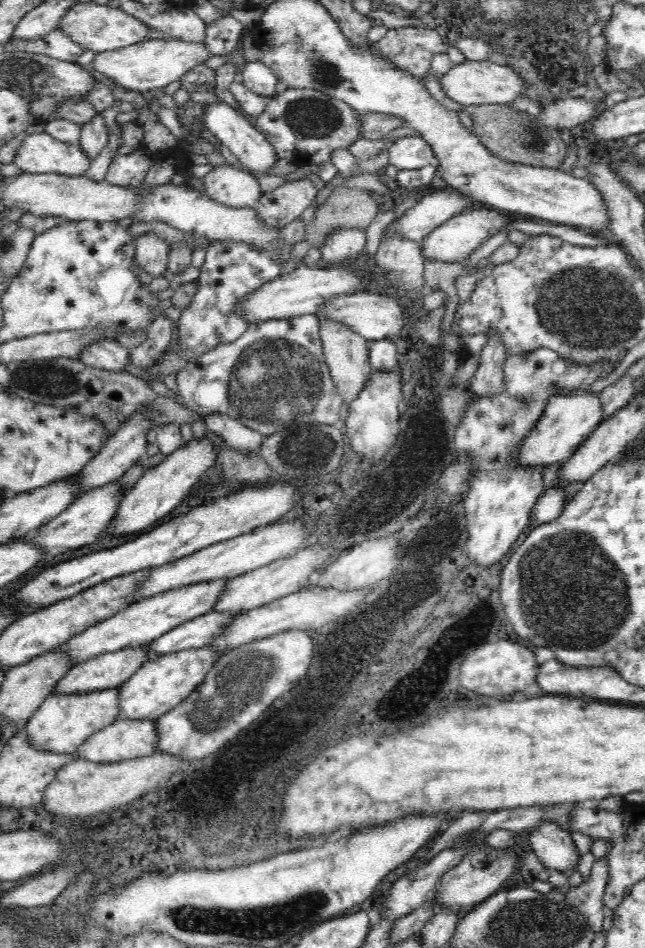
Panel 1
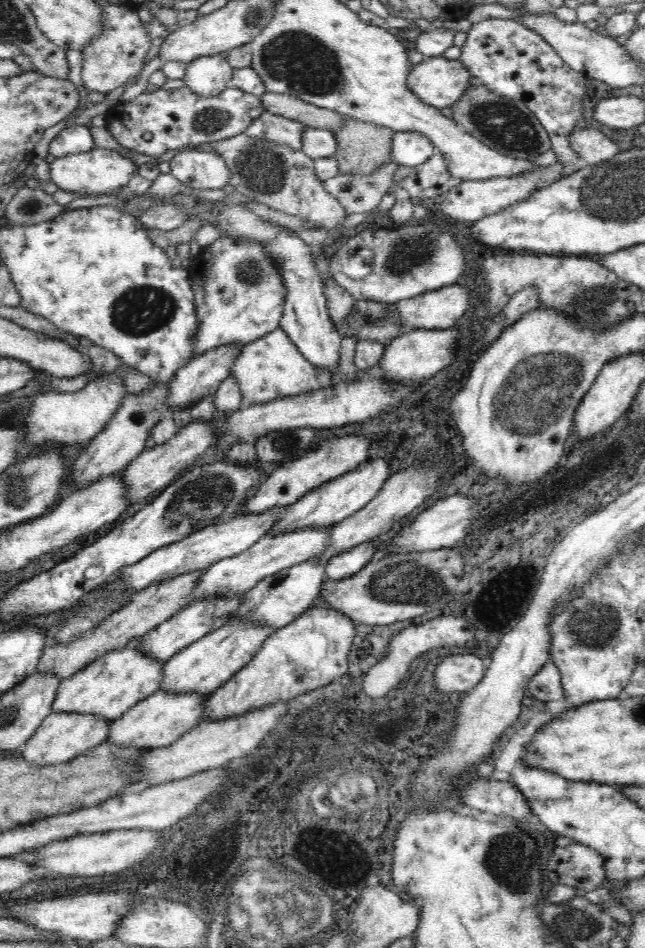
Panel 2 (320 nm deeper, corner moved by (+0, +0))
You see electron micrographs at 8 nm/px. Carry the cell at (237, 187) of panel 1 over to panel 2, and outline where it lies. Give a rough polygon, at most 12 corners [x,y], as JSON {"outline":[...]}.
{"outline":[[182,150],[169,163],[182,184],[221,189],[230,178],[214,152]]}

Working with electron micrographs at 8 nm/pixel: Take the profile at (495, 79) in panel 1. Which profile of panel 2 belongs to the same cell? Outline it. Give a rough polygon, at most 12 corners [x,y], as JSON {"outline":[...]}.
{"outline":[[443,55],[412,65],[407,86],[422,103],[451,108],[476,80]]}

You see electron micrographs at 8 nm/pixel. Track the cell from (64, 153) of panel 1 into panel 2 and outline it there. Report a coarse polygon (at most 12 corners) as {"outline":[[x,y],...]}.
{"outline":[[98,143],[55,158],[51,180],[73,193],[126,186],[136,163]]}

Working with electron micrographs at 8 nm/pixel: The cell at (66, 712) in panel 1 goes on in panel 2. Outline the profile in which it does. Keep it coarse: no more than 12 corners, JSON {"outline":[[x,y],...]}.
{"outline":[[142,637],[62,680],[52,711],[114,721],[160,690]]}

